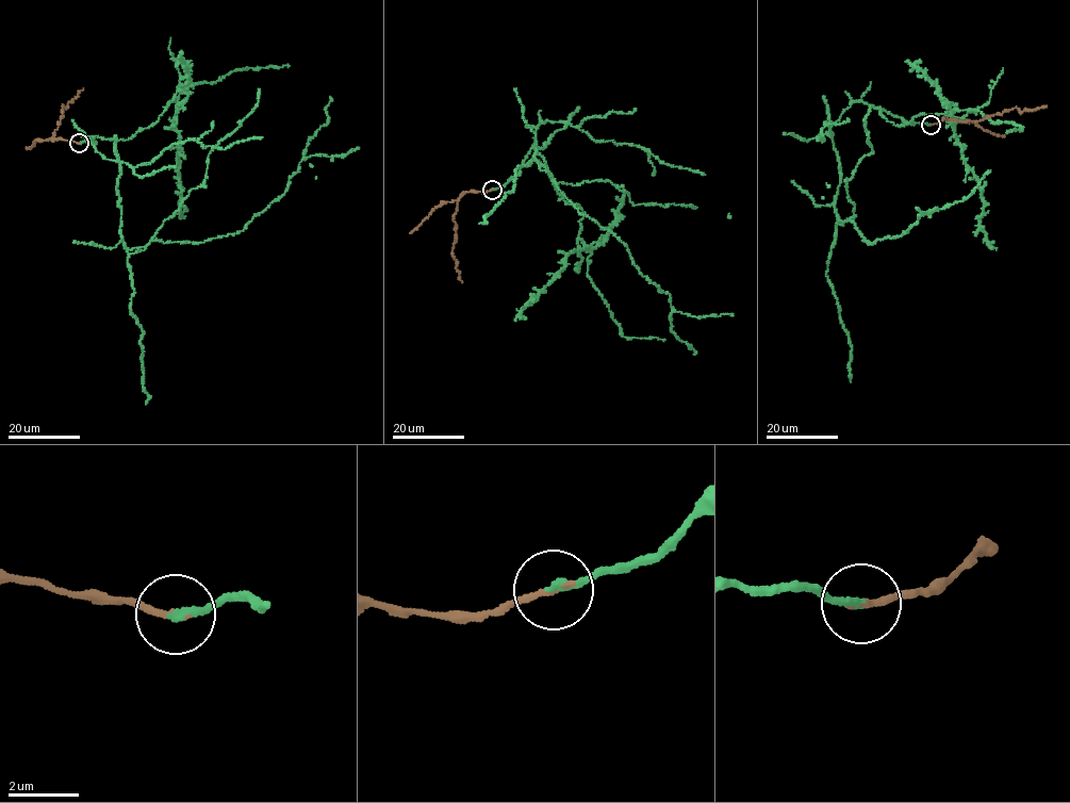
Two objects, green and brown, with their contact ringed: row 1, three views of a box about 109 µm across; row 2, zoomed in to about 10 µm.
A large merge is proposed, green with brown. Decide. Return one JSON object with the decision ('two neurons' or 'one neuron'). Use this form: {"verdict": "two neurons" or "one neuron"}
{"verdict": "one neuron"}

